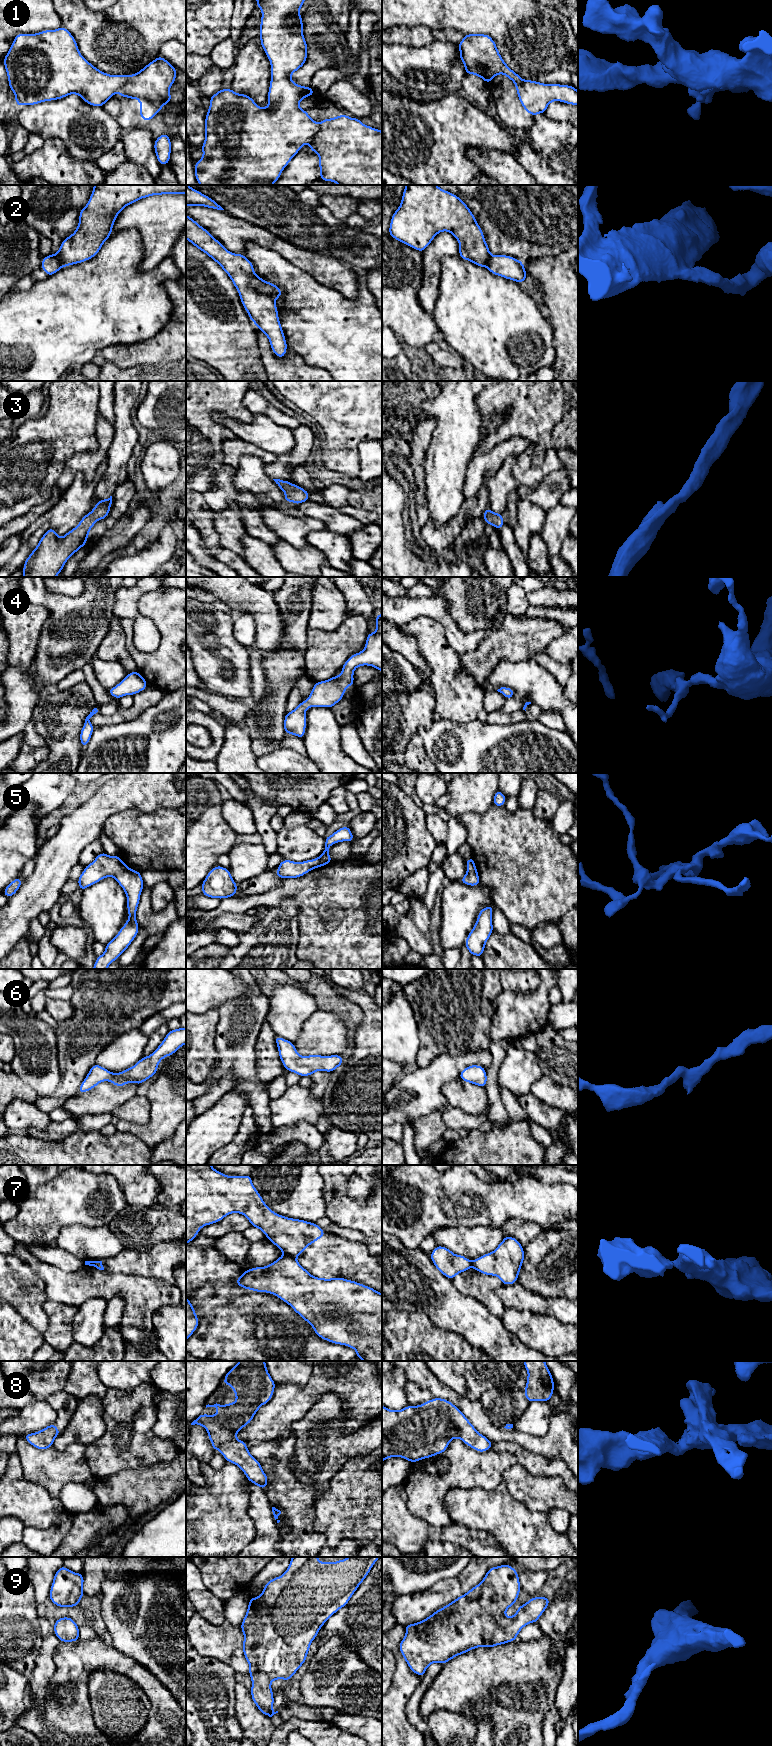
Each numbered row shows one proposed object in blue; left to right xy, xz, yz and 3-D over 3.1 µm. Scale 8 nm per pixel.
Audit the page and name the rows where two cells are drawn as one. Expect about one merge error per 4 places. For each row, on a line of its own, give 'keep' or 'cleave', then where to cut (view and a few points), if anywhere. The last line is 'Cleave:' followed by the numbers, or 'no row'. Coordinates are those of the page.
1: cleave; cut in xz along (319, 123), (319, 129), (308, 141)
2: keep; no cut
3: keep; no cut
4: keep; no cut
5: keep; no cut
6: keep; no cut
7: cleave; cut in xz along (286, 1254), (295, 1258)
8: keep; no cut
9: keep; no cut
Cleave: 1, 7

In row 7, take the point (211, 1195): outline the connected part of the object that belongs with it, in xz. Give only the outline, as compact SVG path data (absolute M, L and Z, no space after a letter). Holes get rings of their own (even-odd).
M186 1165L186 1245L196 1238L202 1227L217 1223L231 1213L243 1214L252 1227L261 1229L282 1253L294 1258L325 1236L324 1230L316 1223L285 1217L272 1211L254 1187L250 1175L227 1176L211 1165Z

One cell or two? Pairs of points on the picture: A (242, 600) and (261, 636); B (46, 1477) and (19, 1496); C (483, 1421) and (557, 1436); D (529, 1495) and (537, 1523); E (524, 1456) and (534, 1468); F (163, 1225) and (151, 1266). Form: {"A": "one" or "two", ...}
{"A": "one", "B": "two", "C": "one", "D": "two", "E": "one", "F": "two"}

